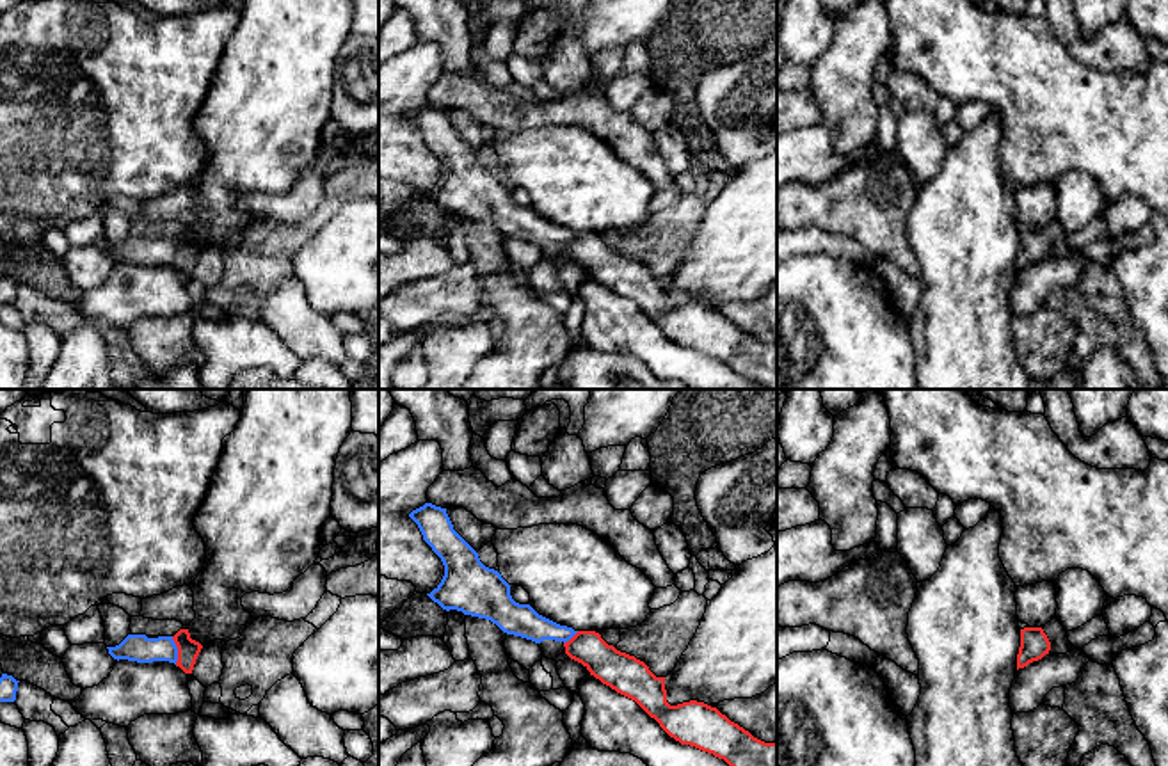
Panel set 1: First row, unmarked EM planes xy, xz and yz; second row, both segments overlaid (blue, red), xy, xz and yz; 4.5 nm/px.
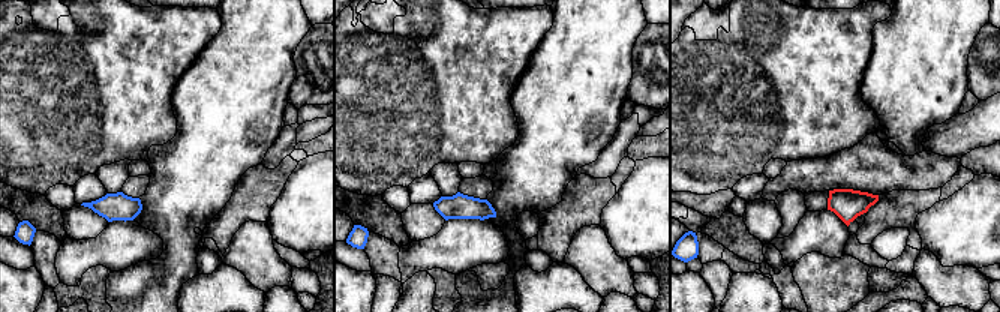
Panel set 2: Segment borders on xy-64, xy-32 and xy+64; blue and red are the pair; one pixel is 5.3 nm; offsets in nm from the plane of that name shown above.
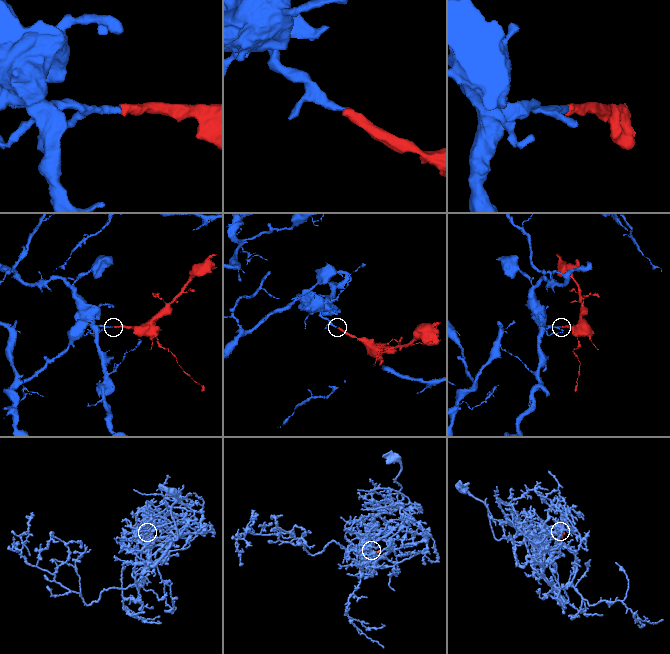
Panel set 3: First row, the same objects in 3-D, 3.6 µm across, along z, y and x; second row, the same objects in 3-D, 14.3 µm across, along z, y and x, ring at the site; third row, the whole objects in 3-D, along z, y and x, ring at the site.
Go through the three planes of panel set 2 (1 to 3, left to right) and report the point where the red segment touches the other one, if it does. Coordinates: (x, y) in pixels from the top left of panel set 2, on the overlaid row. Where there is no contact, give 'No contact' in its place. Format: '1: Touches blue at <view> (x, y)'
1: No contact
2: No contact
3: No contact

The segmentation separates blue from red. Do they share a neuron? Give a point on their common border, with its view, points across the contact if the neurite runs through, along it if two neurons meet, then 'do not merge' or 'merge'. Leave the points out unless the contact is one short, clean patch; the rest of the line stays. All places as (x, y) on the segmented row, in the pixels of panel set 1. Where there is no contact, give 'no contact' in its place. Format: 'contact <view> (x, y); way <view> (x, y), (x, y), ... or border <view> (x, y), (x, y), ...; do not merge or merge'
contact xy (176, 651); way xy (136, 647), (176, 651), (189, 649); merge

